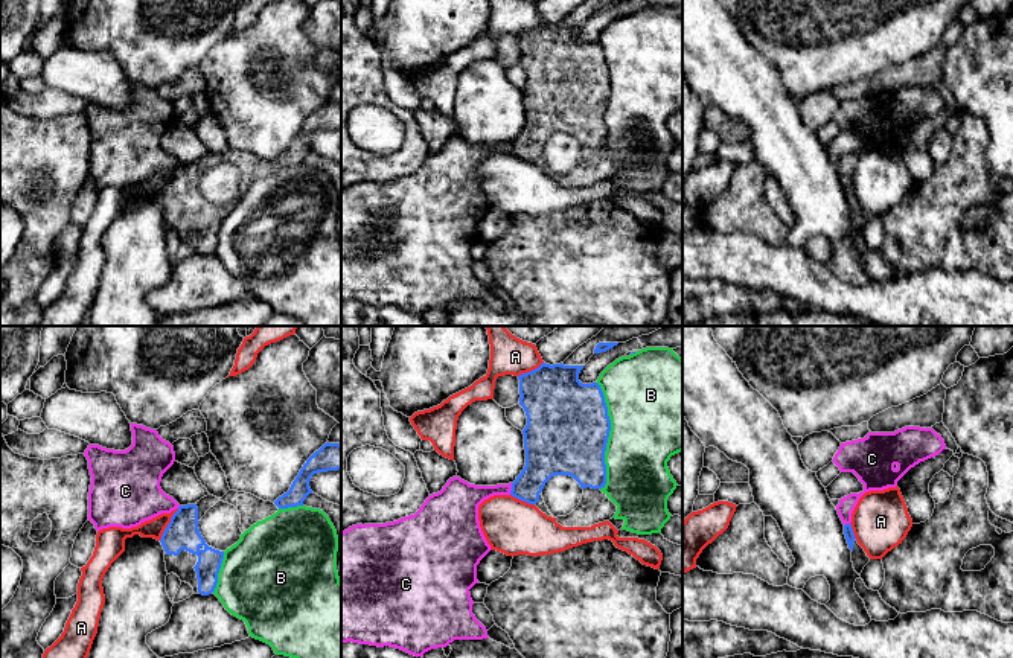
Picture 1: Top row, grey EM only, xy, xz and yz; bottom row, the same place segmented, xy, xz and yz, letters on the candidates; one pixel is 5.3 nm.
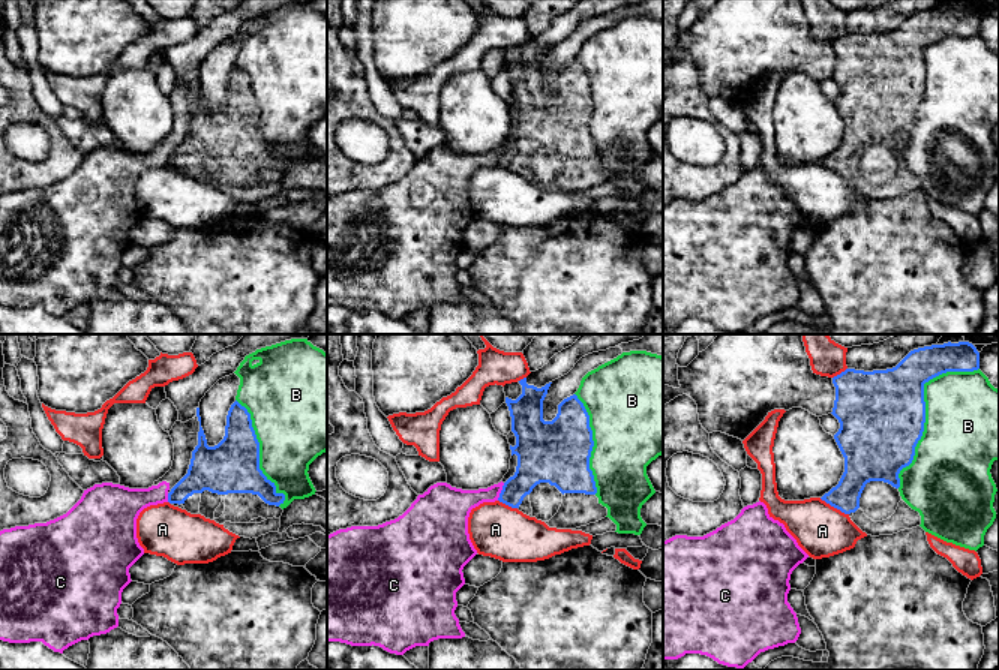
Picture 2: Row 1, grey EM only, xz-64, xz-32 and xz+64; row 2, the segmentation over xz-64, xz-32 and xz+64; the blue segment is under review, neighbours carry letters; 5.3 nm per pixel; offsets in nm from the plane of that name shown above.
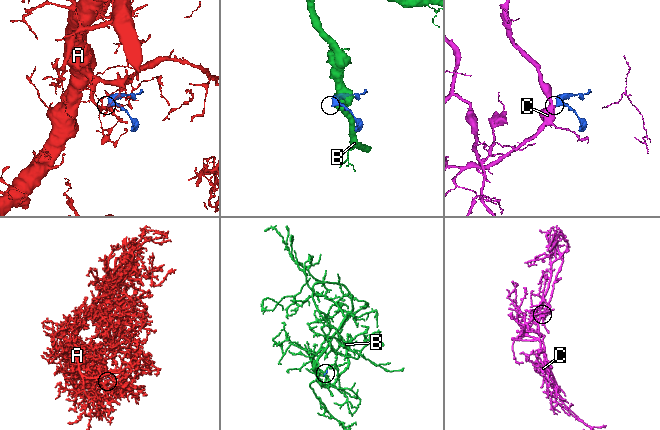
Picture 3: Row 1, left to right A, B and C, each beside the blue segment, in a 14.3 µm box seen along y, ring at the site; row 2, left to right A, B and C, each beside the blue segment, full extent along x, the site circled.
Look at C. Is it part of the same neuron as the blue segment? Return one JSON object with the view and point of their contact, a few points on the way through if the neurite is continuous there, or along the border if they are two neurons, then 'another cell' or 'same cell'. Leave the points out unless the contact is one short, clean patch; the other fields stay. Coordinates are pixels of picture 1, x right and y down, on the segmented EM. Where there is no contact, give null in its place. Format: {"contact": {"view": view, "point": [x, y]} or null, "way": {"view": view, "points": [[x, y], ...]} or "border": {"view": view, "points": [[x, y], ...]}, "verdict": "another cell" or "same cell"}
{"contact": {"view": "xz", "point": [512, 489]}, "border": {"view": "xz", "points": [[512, 483], [509, 494]]}, "verdict": "another cell"}

